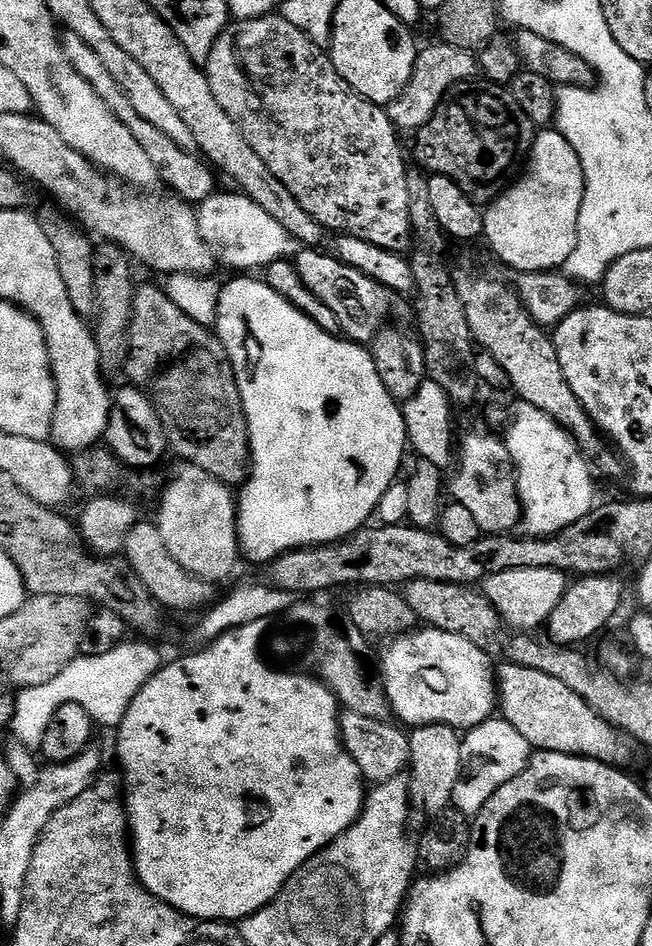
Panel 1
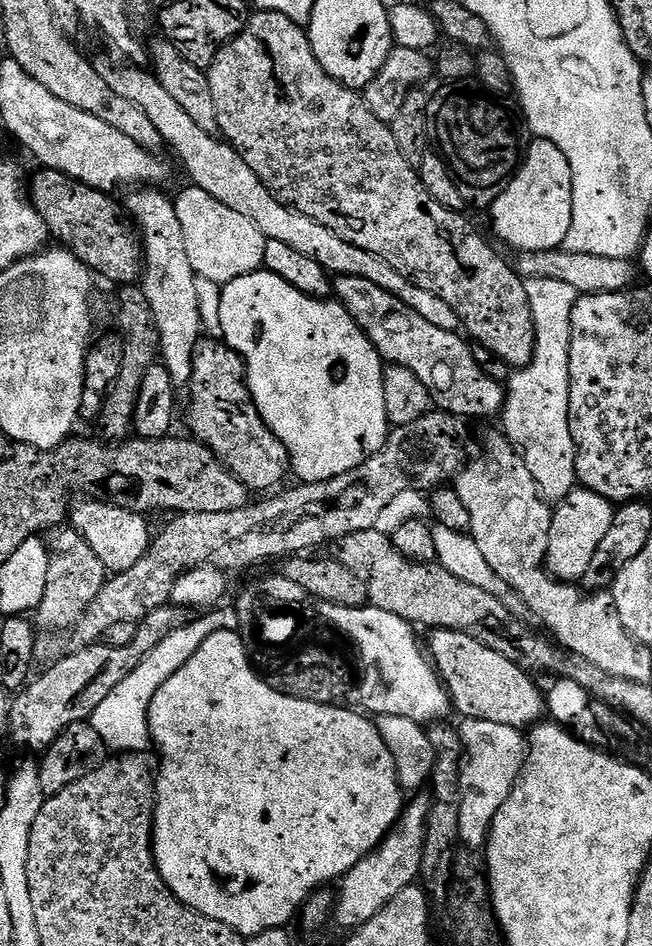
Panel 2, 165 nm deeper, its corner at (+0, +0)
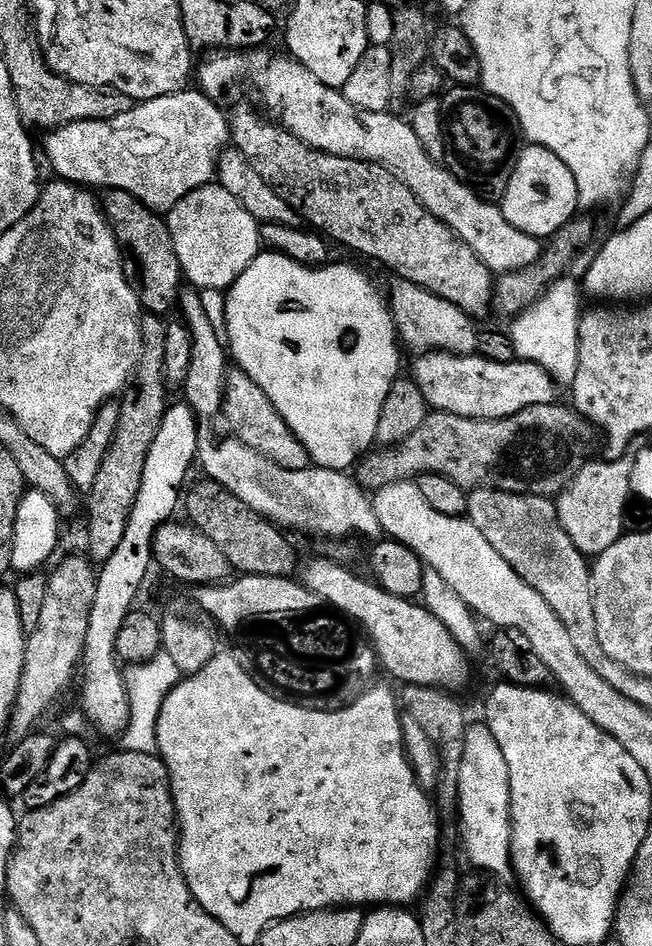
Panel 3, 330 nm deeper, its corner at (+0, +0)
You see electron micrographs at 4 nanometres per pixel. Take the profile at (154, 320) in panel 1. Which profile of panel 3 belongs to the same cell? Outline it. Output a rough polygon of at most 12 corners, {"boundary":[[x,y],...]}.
{"boundary":[[229,371],[218,420],[286,470],[310,467],[262,386]]}

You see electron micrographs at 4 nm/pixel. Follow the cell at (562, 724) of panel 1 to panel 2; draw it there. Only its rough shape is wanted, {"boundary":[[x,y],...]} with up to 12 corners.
{"boundary":[[435,629],[426,651],[466,720],[531,729],[546,696],[510,658]]}

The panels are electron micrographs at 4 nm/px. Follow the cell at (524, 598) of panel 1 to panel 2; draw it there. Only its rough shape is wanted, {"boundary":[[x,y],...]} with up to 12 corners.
{"boundary":[[577,486],[555,505],[547,571],[580,582],[617,509]]}

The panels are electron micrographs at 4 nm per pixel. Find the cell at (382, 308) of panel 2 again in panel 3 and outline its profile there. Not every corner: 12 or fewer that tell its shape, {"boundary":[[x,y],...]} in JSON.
{"boundary":[[426,352],[411,379],[429,409],[501,420],[557,403],[519,358]]}

